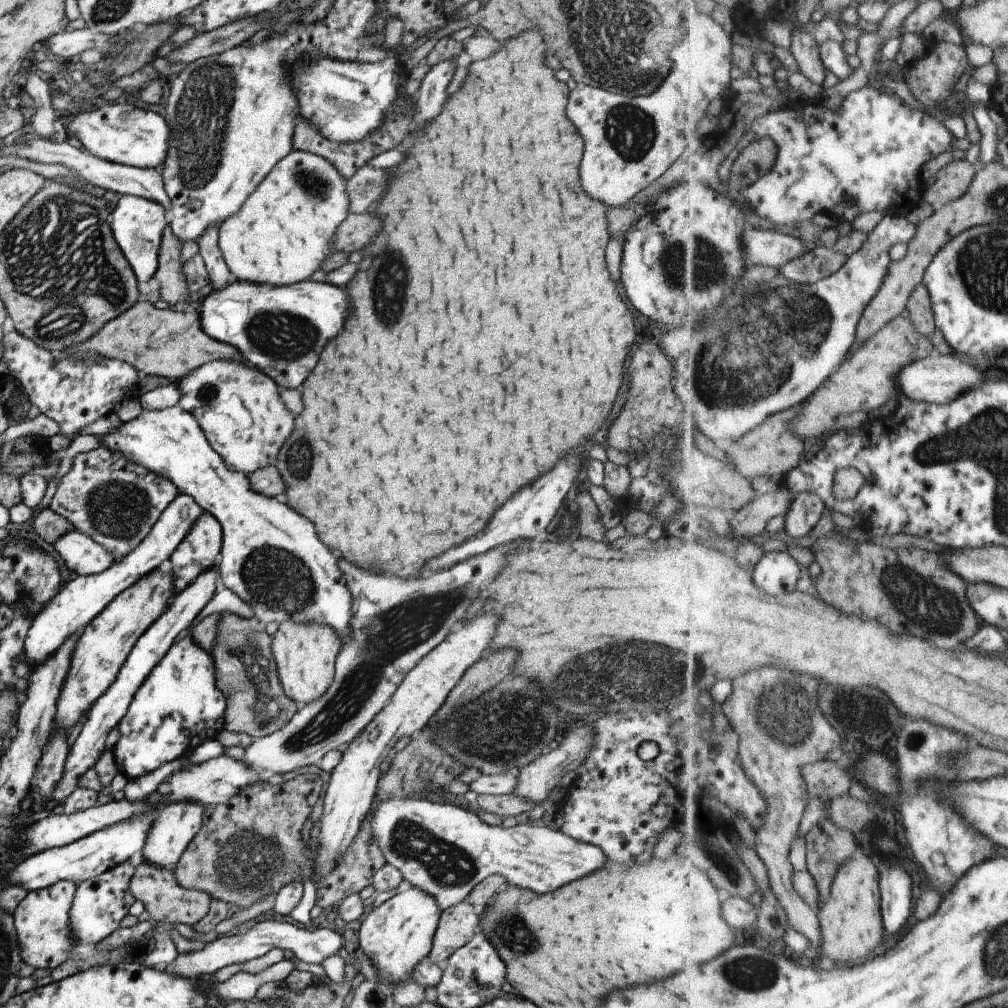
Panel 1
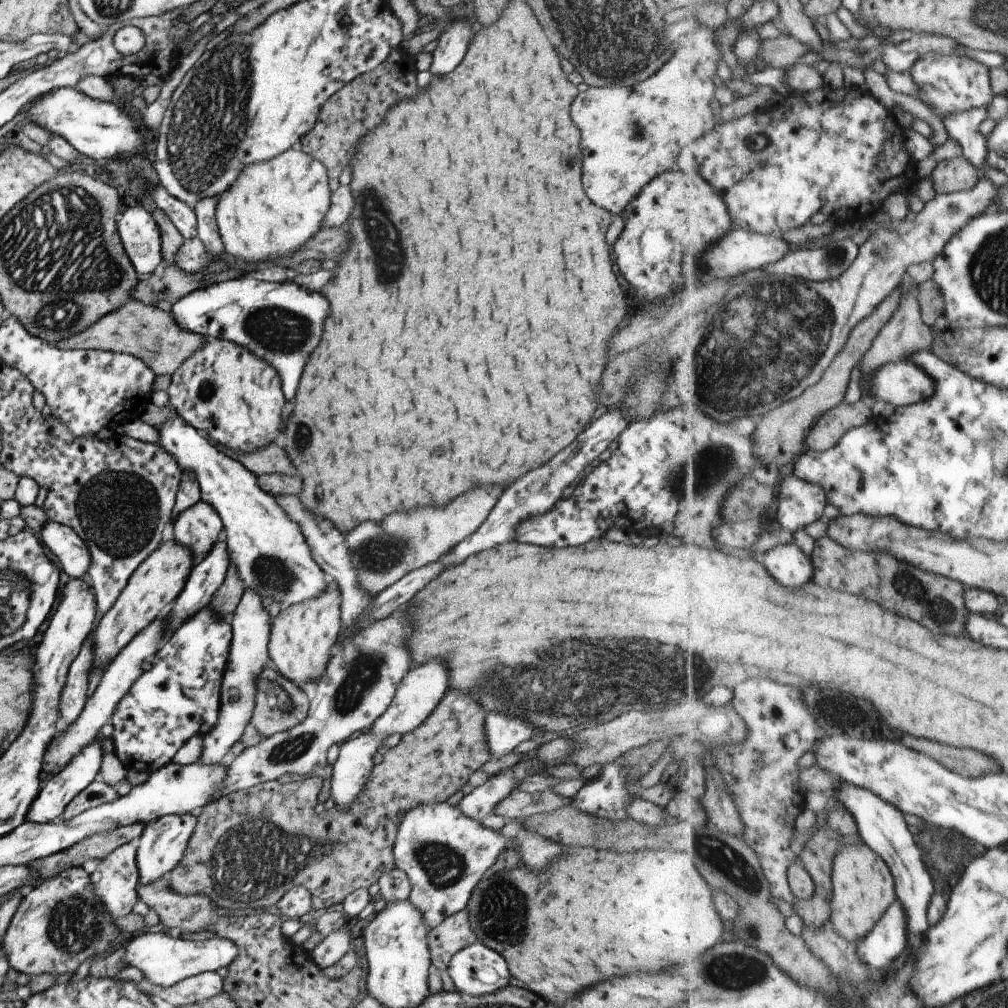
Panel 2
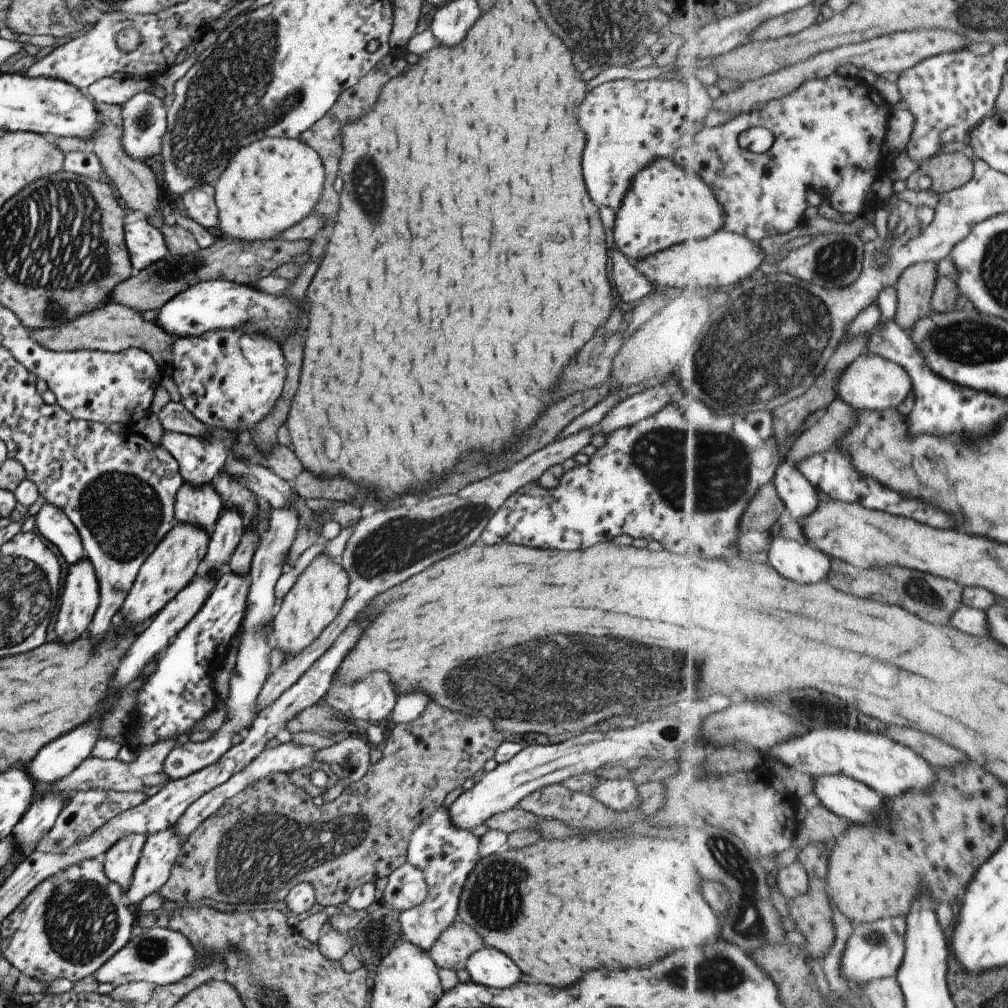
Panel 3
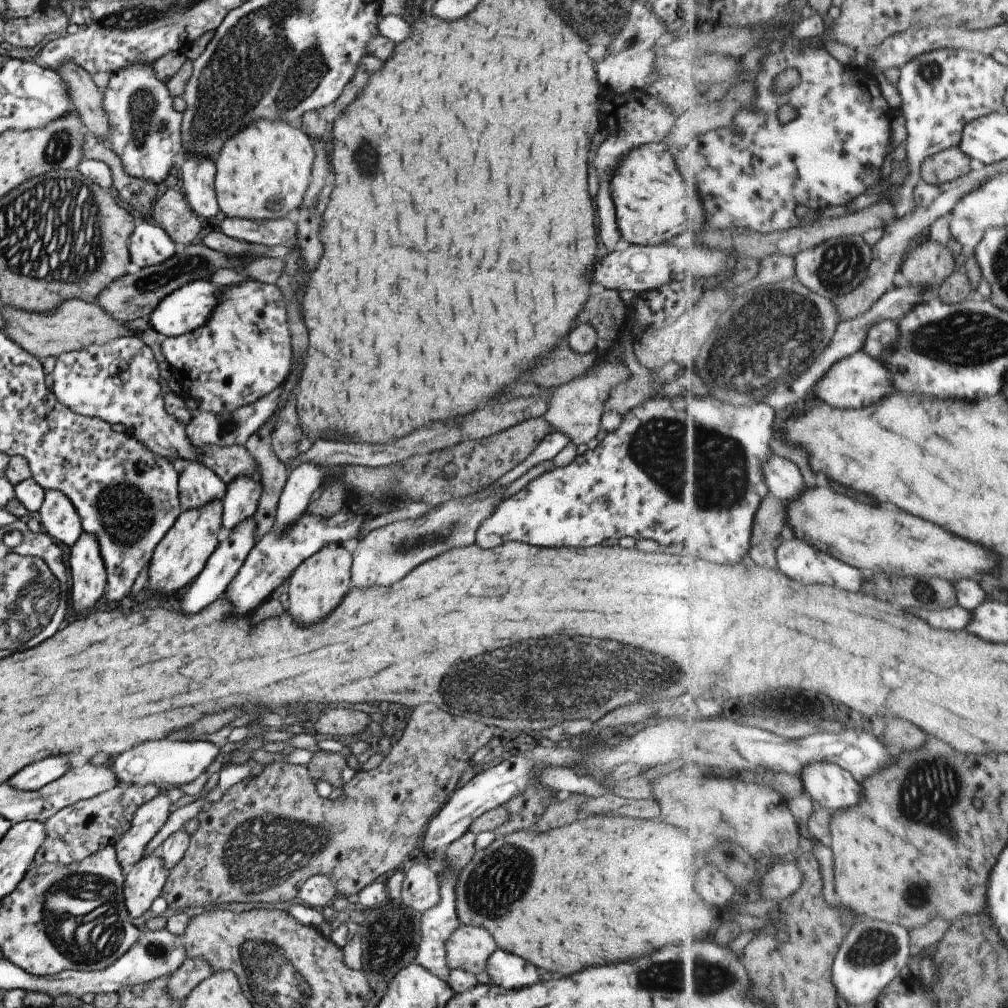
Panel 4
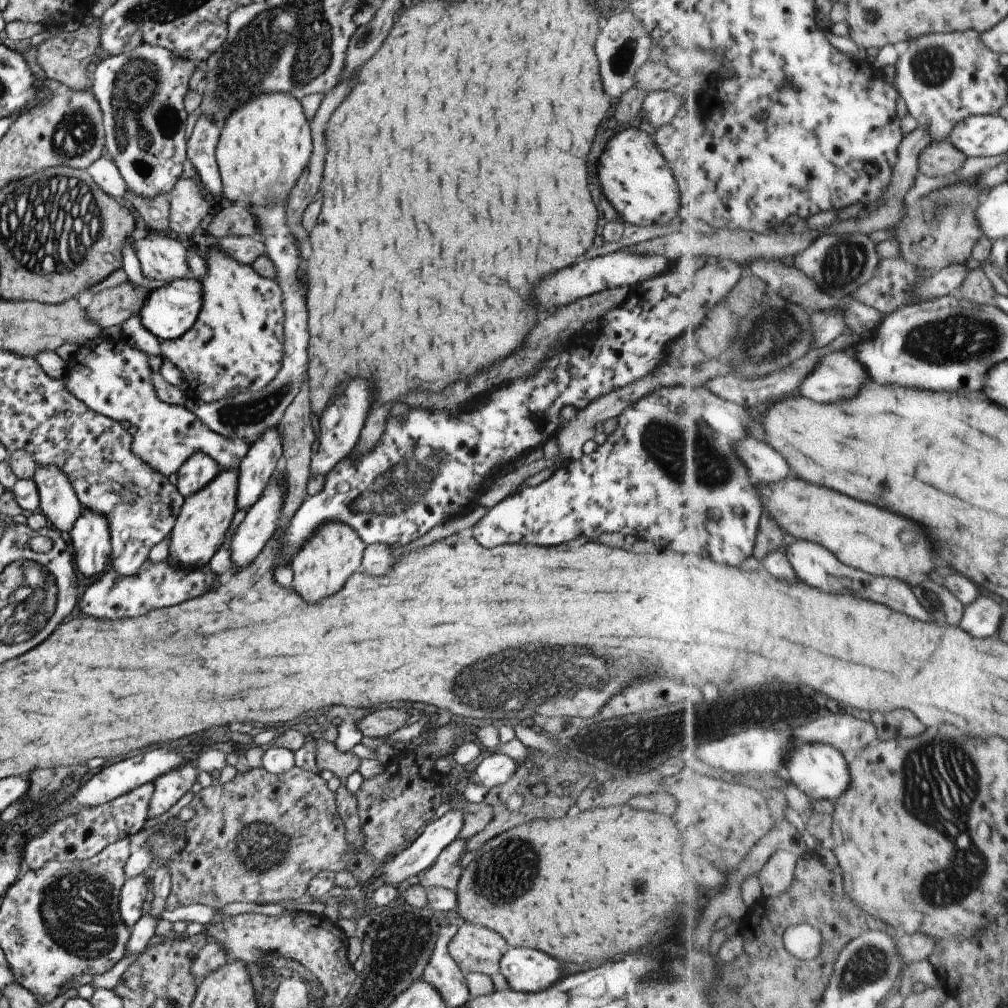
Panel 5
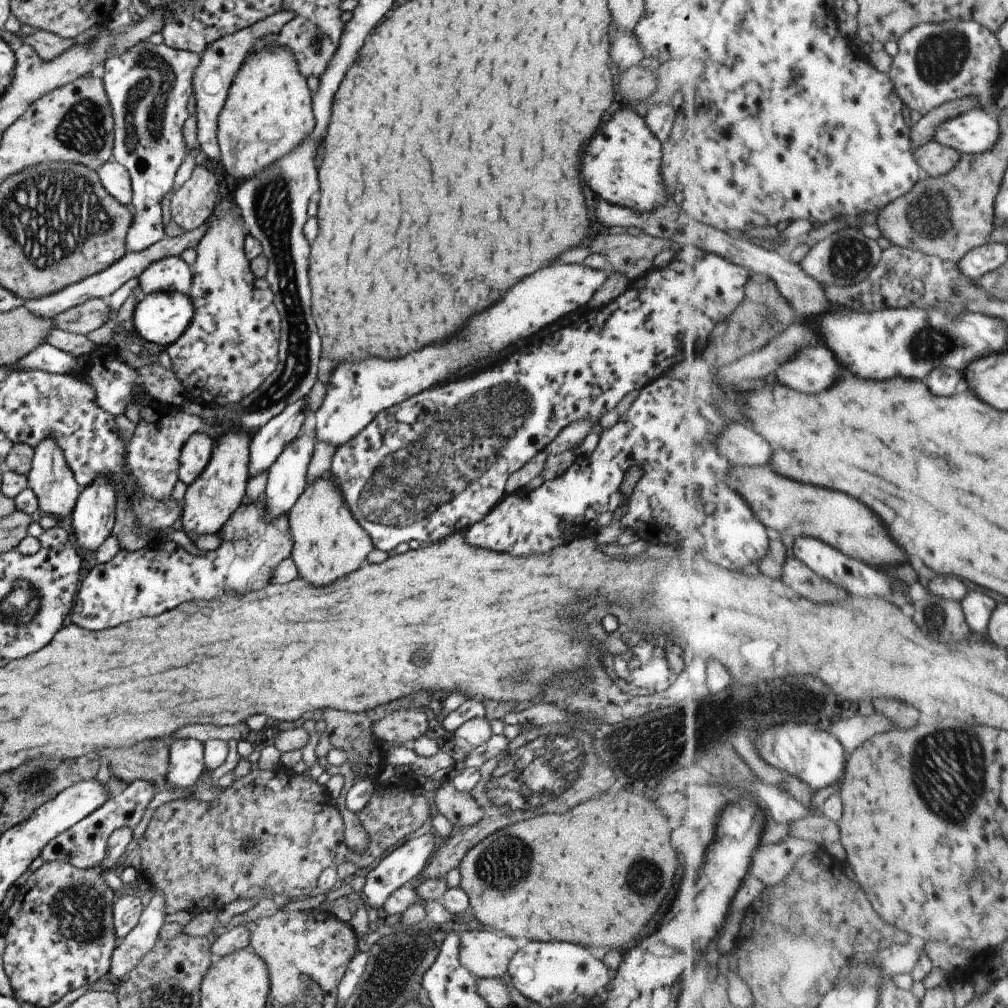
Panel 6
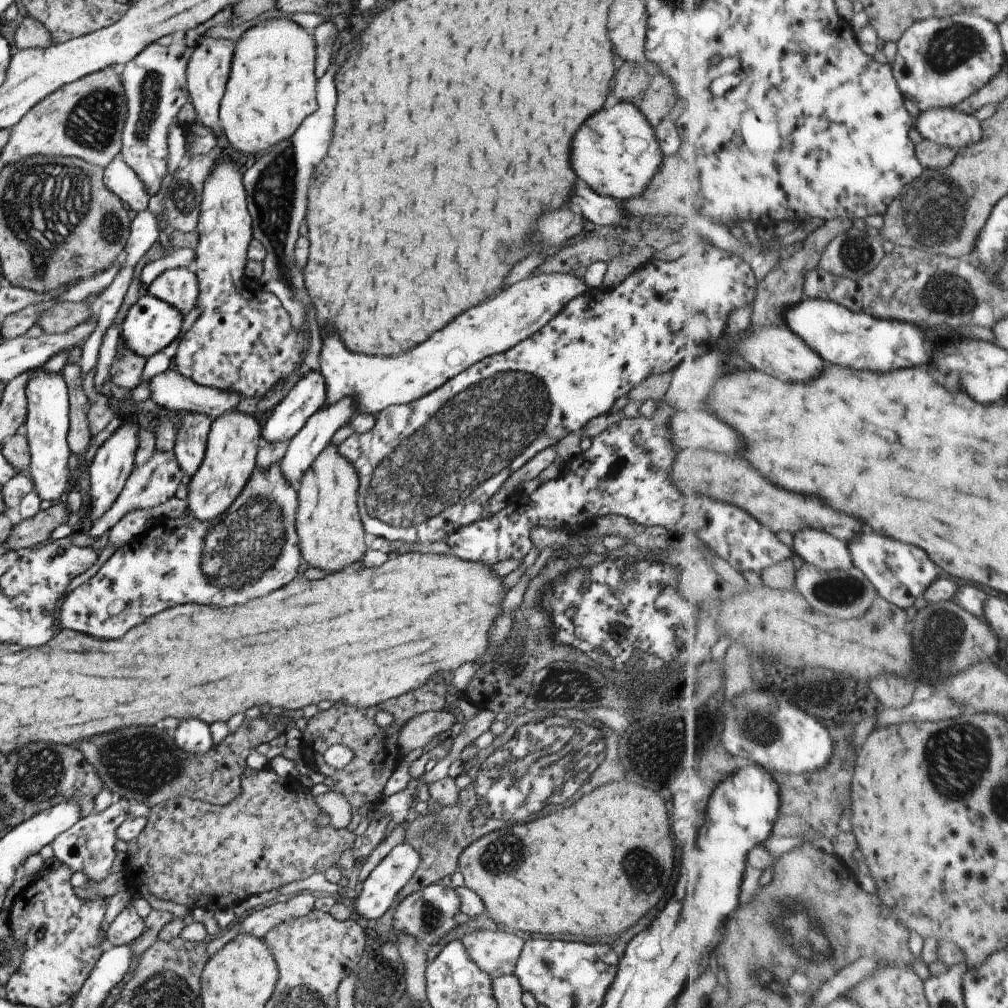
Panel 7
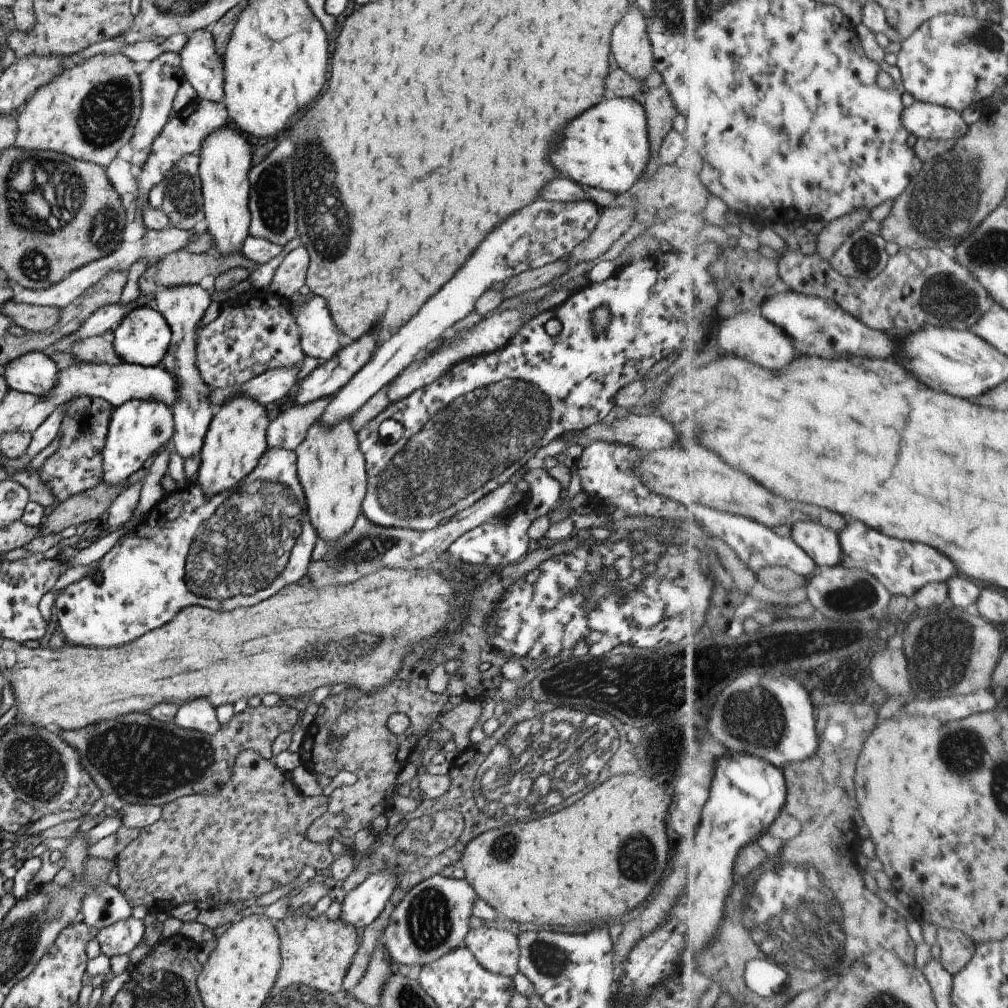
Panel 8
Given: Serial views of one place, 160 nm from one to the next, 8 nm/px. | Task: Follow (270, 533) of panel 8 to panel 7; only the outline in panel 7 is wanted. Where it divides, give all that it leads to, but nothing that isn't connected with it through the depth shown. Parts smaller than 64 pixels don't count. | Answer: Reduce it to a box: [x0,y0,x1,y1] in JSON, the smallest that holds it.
[57,462,303,640]

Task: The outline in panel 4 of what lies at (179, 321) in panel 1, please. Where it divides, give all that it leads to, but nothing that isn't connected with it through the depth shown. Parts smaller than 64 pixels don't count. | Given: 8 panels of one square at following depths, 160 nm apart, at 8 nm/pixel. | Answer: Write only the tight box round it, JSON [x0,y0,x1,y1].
[1,298,134,361]

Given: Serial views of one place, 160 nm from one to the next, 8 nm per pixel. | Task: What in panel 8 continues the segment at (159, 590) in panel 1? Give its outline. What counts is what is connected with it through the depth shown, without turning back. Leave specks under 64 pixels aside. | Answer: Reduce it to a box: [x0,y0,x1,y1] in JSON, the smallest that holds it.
[194,395,270,496]

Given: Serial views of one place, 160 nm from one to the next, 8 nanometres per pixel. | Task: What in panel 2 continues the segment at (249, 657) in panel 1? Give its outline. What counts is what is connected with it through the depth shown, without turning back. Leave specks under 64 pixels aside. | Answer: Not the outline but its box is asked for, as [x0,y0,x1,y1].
[250,667,310,738]

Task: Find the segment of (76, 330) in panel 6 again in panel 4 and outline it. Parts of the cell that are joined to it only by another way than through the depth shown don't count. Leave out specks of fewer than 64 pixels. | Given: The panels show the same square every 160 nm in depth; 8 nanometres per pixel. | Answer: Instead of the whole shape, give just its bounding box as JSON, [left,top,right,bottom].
[96,244,237,323]

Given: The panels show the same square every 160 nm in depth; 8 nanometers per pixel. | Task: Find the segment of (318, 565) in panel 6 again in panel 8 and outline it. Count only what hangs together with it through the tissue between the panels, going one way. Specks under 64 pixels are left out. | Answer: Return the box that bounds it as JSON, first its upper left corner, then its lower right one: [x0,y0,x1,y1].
[293,417,367,544]

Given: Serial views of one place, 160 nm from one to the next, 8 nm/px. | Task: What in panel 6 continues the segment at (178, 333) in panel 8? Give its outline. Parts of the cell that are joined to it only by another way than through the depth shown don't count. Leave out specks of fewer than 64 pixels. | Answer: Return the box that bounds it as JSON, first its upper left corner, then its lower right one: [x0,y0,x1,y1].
[139,257,214,486]

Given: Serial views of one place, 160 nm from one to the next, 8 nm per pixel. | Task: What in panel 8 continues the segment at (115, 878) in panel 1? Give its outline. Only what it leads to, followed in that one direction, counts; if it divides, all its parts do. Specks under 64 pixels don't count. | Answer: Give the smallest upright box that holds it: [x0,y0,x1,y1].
[174,698,221,735]

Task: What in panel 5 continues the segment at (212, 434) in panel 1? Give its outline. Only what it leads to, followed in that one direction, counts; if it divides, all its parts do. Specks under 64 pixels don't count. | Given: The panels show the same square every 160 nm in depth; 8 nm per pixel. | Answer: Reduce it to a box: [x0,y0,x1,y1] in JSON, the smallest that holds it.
[160,245,284,403]

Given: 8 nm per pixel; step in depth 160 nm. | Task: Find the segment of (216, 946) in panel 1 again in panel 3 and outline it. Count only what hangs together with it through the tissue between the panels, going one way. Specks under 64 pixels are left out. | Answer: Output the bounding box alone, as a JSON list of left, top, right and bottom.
[93,926,199,987]

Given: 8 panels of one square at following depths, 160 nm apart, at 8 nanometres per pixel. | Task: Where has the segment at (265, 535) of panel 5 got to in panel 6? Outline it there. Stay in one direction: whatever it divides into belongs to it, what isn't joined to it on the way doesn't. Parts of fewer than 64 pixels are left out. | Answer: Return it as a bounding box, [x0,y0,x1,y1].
[264,434,316,516]

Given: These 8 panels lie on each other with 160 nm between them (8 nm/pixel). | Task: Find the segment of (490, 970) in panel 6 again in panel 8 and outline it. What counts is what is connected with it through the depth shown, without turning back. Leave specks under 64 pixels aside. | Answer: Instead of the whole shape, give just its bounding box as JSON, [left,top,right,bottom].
[463,926,519,979]

